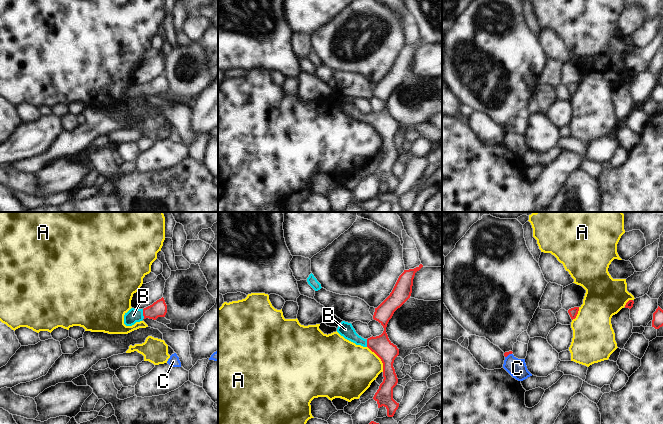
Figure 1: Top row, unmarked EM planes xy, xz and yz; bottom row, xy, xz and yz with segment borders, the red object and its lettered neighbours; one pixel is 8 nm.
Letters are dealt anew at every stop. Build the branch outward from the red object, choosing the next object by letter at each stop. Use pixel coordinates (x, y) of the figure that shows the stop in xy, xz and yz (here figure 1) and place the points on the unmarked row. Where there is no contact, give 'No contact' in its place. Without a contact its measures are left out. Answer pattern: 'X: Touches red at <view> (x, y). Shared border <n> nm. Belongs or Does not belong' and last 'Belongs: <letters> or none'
A: Touches red at xz (380, 134). Shared border 240 nm. Does not belong
B: Touches red at xy (143, 89). Shared border 70 nm. Belongs
C: Touches red at yz (508, 130). Shared border 70 nm. Does not belong
Belongs: B

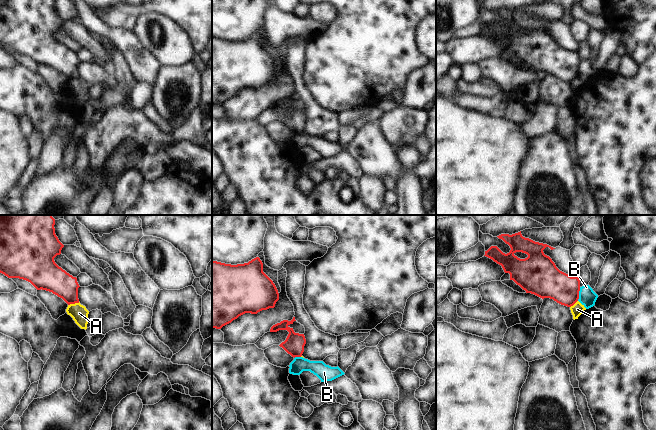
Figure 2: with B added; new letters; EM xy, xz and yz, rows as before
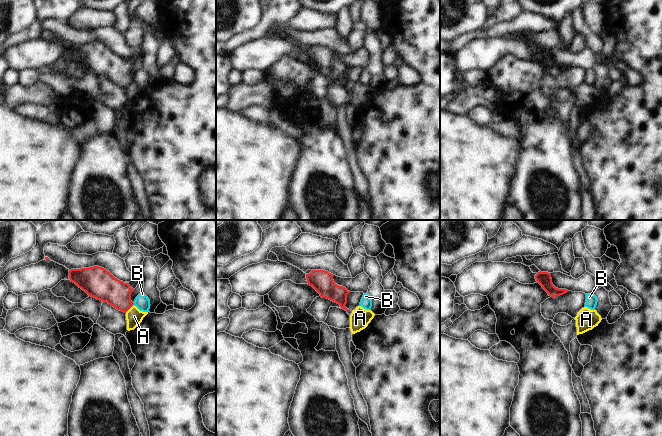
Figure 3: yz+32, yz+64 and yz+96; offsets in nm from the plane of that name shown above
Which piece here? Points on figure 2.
A: Touches red at xy (73, 79). Shared border 100 nm. Does not belong
B: Touches red at yz (578, 70). Shared border 110 nm. Does not belong
Belongs: none

